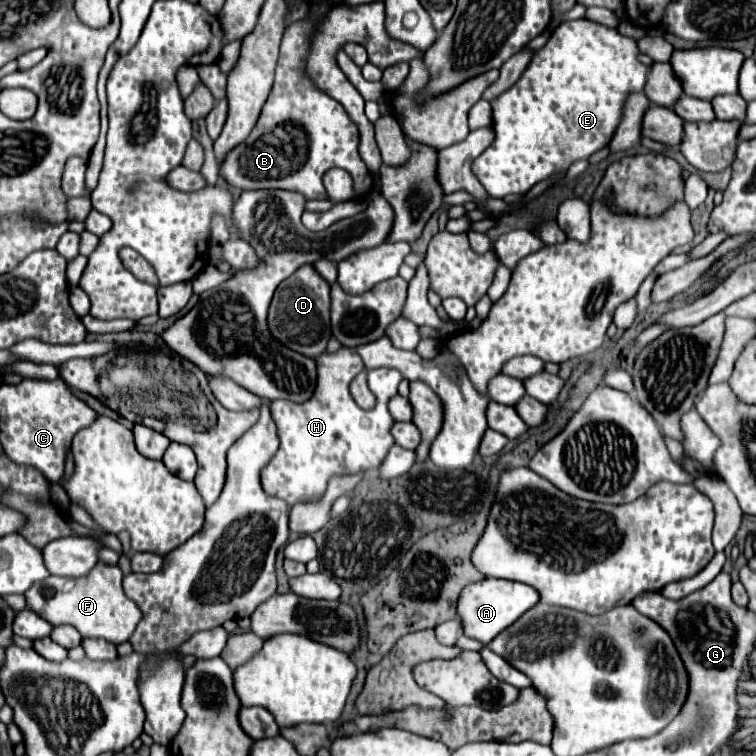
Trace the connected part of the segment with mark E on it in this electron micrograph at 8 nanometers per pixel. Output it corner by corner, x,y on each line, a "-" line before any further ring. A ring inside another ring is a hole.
577,19
577,21
563,21
549,37
547,45
539,51
533,53
527,69
521,73
521,77
517,79
517,83
513,87
509,87
505,93
501,93
499,97
495,97
491,101
491,107
493,107
493,129
495,129
495,139
493,143
473,161
473,173
477,175
477,179
481,181
481,185
485,187
487,195
489,197
495,197
495,199
505,199
509,195
525,195
535,183
539,181
545,181
545,179
555,179
555,177
563,177
565,171
569,169
571,163
579,161
579,159
589,159
593,153
601,151
603,147
607,147
623,119
623,107
625,107
625,101
631,93
641,93
645,89
645,81
647,81
647,67
639,61
639,55
641,51
637,49
637,43
631,39
631,37
625,37
621,35
617,29
609,29
601,23
593,23
589,19

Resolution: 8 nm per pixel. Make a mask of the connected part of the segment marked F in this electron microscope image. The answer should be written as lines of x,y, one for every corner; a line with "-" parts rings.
97,563
89,577
65,579
65,577
47,577
41,583
35,583
27,593
27,605
51,625
71,625
83,637
101,637
115,645
129,641
137,623
141,621
141,609
123,593
121,587
123,573
117,565

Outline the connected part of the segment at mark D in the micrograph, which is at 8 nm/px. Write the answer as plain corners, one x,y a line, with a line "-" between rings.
303,265
291,277
287,277
279,287
271,301
269,309
269,329
277,341
285,347
295,349
311,359
325,353
327,343
331,339
331,295
329,283
317,275
313,265

